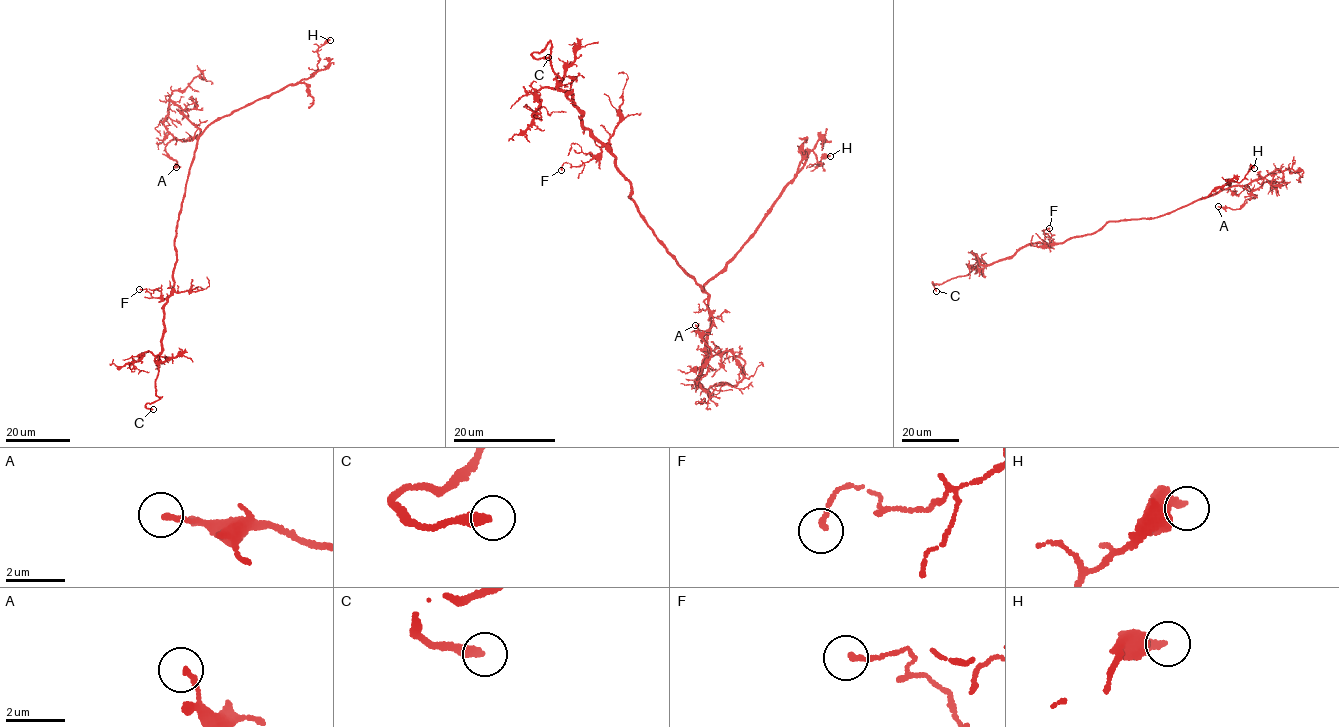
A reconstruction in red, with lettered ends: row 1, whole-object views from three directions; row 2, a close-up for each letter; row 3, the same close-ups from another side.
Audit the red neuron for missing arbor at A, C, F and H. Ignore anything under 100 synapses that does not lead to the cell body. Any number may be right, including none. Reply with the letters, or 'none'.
C

